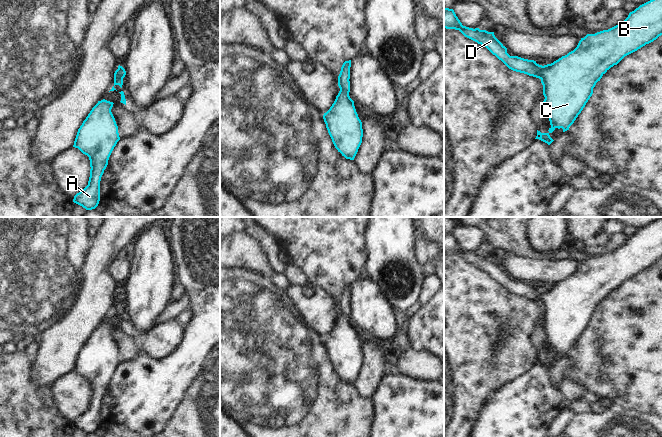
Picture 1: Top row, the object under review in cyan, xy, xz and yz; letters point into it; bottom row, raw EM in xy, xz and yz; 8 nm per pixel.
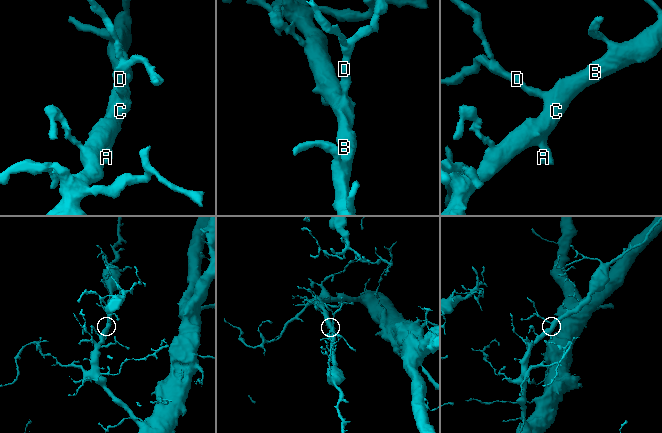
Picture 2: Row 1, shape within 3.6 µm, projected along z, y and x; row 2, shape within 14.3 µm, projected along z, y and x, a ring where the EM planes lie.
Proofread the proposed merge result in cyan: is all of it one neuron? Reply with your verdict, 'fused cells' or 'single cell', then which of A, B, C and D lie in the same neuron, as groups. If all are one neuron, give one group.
single cell; groups A B C D

